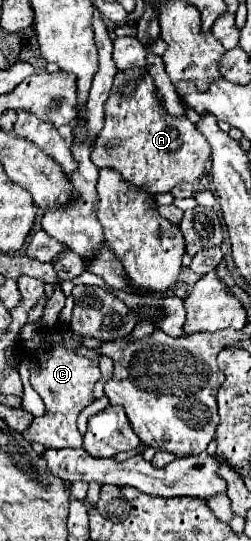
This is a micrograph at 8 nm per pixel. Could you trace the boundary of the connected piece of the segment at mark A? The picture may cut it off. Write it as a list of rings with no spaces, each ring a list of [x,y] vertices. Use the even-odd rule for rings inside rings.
[[[136,67],[116,73],[104,113],[106,117],[98,135],[98,145],[92,149],[92,161],[96,167],[112,167],[128,183],[134,183],[152,195],[166,193],[182,181],[194,183],[204,175],[206,161],[210,159],[208,141],[188,117],[174,117],[164,109],[146,69]],[[116,137],[120,139],[120,145],[106,147],[106,143]],[[100,149],[104,165],[100,165]]]

